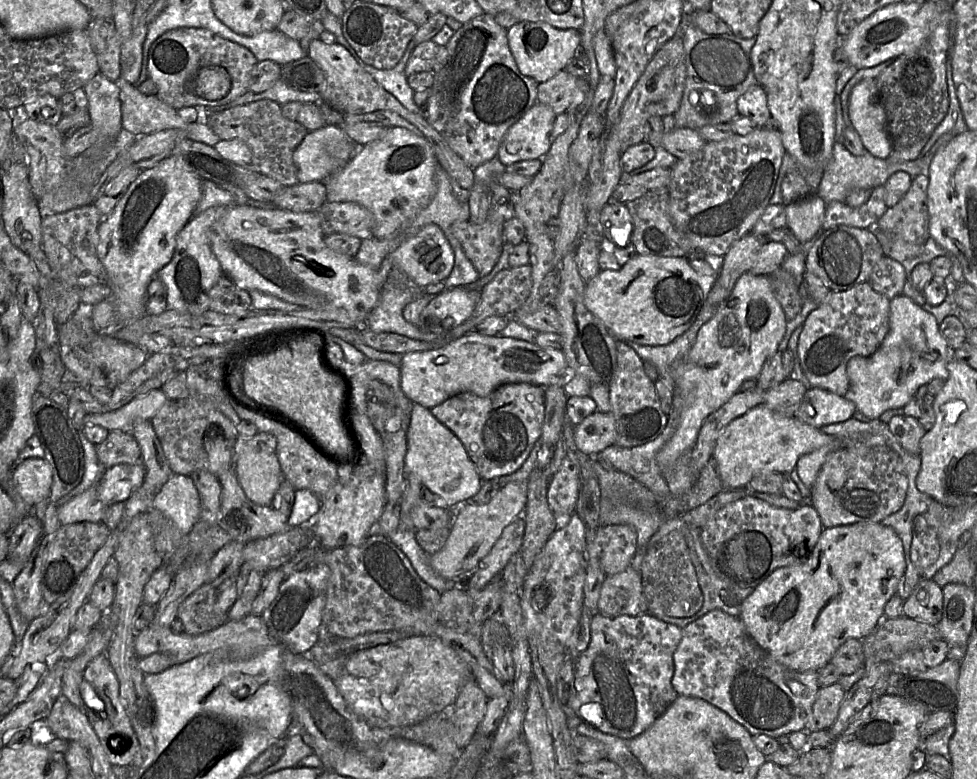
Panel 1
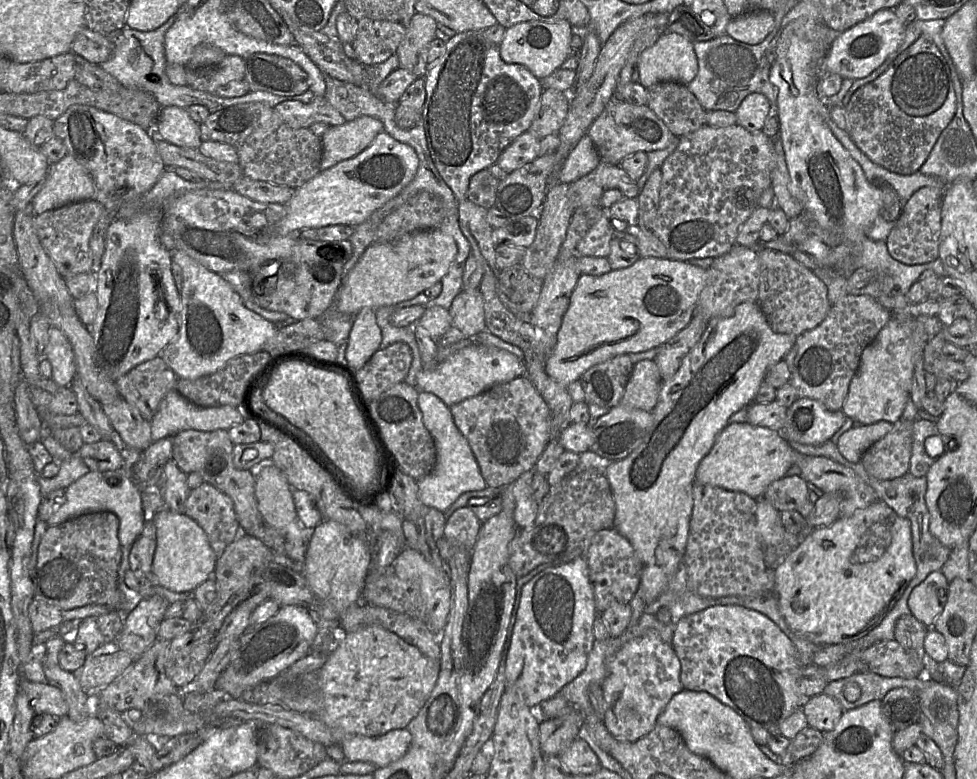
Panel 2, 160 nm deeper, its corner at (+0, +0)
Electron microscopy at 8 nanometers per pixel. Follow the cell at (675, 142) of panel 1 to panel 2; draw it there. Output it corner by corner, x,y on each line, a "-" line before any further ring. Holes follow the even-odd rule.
614,98
608,102
604,110
594,120
588,129
587,135
592,140
600,160
613,166
618,166
624,158
635,152
648,153
664,149
669,146
676,137
667,128
664,122
658,118
650,108
648,108
648,106
636,106
624,101
623,99

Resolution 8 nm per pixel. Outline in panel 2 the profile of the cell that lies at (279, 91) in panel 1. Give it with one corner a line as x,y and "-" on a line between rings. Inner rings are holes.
176,15
172,16
162,26
151,31
139,31
129,27
124,27
122,31
114,38
114,50
111,57
100,64
101,68
118,80
122,85
140,89
150,93
160,104
162,108
168,106
178,106
181,108
188,108
192,105
202,105
208,108
213,113
228,106
248,103
261,102
270,107
275,107
286,100
302,101
305,103
311,102
315,97
311,90
306,90
302,94
293,96
279,96
264,91
253,91
240,97
226,98
215,96
192,89
189,86
178,86
170,82
165,74
166,55
164,48
165,34
176,19

